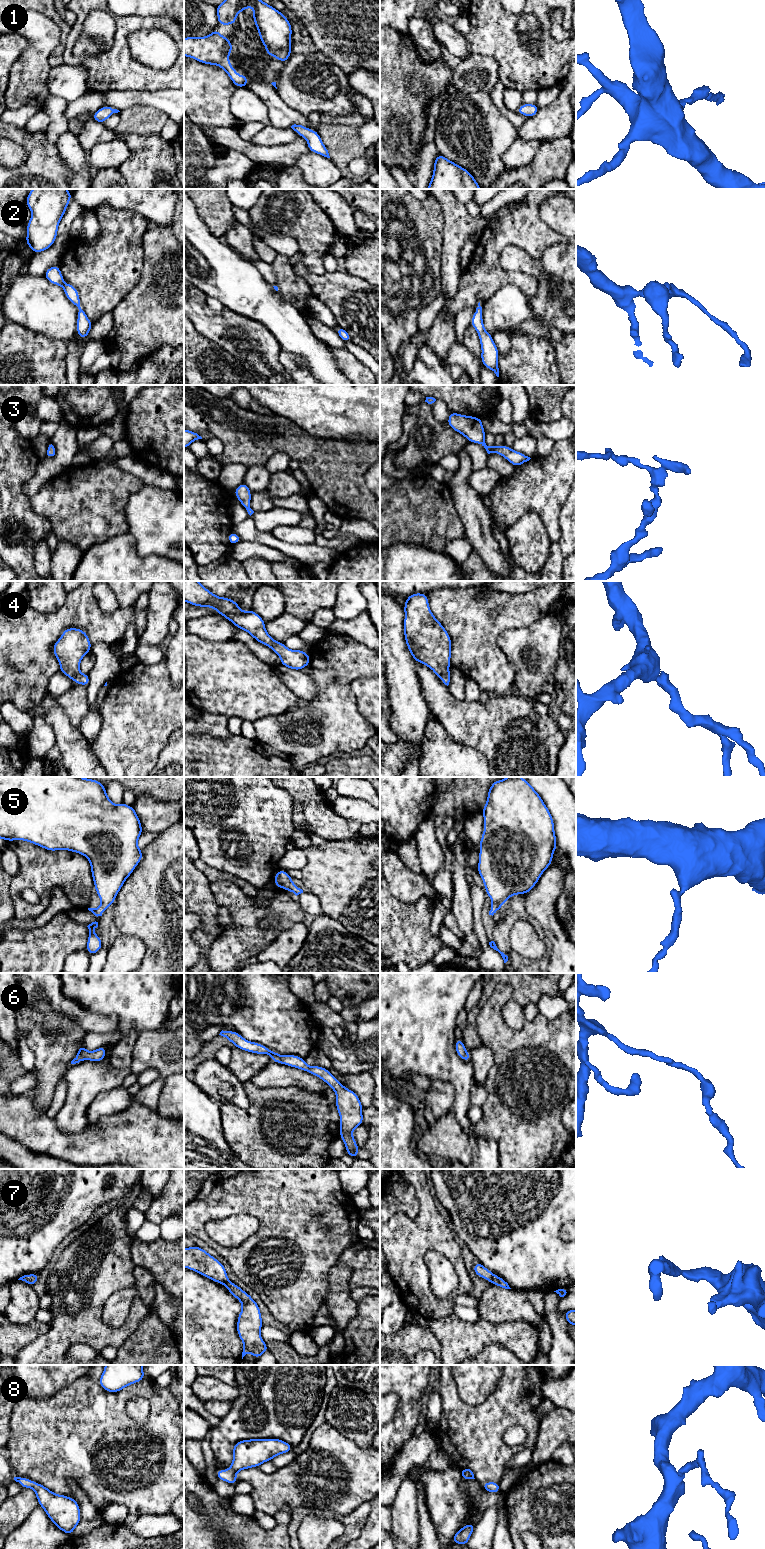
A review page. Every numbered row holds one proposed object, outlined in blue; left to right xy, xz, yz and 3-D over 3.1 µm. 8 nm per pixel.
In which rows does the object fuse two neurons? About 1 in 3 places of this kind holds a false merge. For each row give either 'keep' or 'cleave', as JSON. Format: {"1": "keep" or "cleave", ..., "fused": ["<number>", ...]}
{"1": "keep", "2": "keep", "3": "keep", "4": "keep", "5": "keep", "6": "keep", "7": "cleave", "8": "keep", "fused": ["7"]}

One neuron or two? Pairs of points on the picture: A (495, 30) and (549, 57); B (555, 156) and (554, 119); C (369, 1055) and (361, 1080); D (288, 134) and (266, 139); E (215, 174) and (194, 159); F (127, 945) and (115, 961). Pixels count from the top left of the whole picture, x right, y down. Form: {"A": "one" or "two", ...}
{"A": "one", "B": "two", "C": "two", "D": "one", "E": "two", "F": "one"}

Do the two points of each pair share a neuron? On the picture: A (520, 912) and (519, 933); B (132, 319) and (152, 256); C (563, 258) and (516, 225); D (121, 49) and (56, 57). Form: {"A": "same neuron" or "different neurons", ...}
{"A": "different neurons", "B": "same neuron", "C": "different neurons", "D": "different neurons"}

